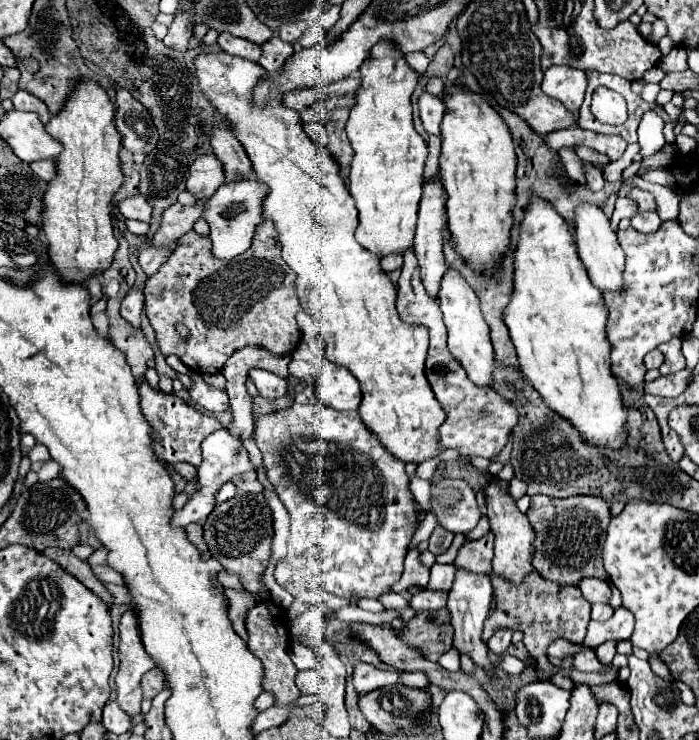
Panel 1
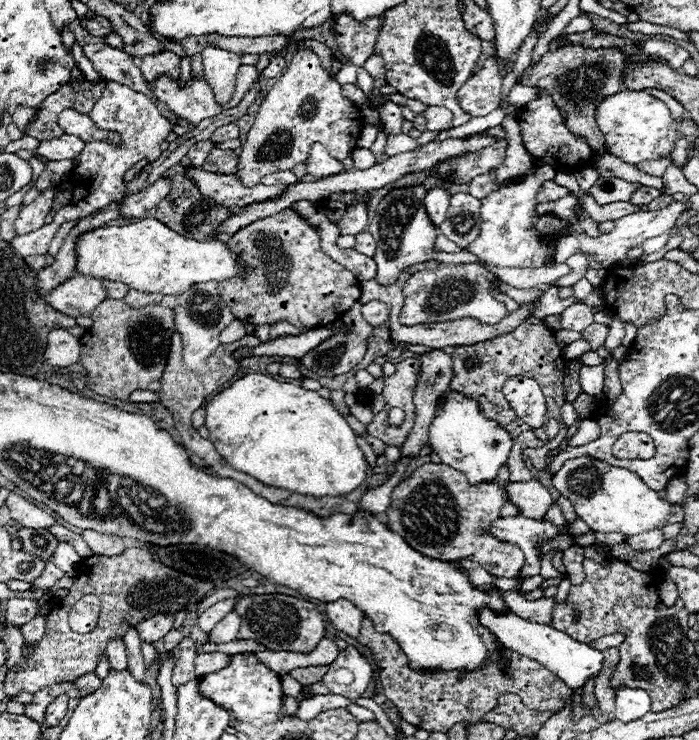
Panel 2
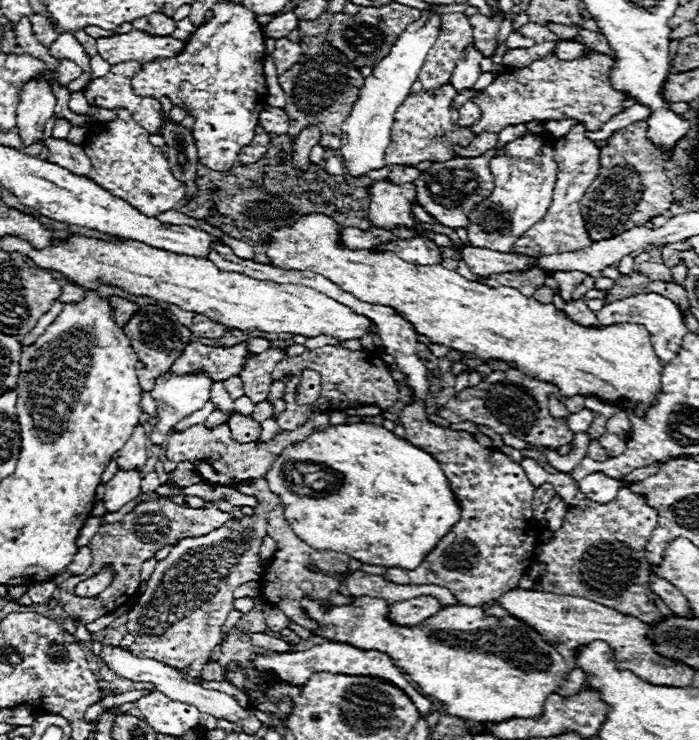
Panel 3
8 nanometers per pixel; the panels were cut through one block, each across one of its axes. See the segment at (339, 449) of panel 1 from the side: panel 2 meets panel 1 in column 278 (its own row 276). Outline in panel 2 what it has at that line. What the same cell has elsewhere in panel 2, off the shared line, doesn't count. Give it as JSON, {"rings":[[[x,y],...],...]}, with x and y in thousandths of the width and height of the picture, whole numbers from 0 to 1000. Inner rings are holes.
{"rings":[[[629,357],[621,365],[592,368],[575,389],[578,416],[572,422],[572,435],[578,441],[592,441],[681,430],[692,438],[710,438],[727,427],[727,419],[704,400],[704,392],[712,392],[704,384],[707,378],[712,378],[712,373],[687,357]]]}

